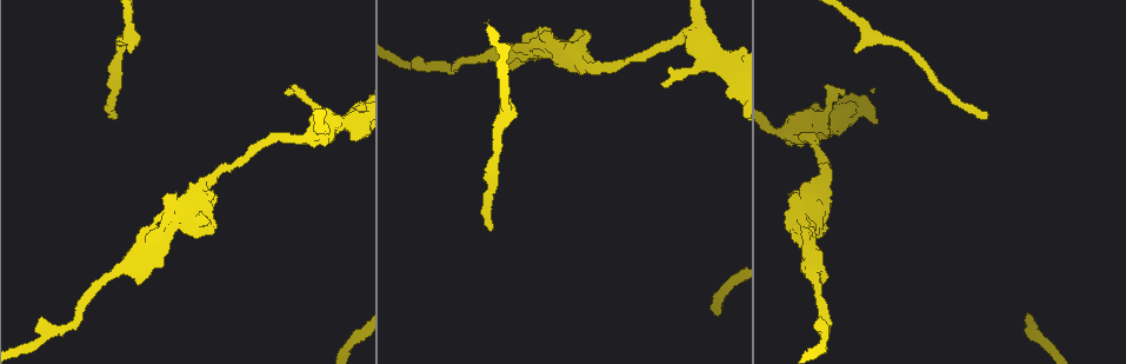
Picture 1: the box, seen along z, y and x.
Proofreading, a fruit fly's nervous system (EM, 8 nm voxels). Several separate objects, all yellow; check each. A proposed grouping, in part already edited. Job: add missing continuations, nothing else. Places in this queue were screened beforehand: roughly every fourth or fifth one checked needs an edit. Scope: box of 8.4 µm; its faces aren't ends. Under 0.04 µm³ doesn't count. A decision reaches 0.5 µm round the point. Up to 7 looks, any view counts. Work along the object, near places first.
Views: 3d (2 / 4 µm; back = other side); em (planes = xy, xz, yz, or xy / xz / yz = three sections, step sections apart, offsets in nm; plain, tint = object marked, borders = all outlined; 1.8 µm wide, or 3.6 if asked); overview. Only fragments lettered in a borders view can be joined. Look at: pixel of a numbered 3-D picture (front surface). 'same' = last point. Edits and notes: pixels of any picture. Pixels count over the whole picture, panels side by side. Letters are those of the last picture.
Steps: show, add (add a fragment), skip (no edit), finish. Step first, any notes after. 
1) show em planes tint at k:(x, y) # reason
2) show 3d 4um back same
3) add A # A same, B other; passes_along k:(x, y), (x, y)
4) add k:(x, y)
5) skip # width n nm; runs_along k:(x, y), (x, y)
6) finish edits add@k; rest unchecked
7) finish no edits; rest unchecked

show 3d 4um at 1:(662, 81) # branch stops here

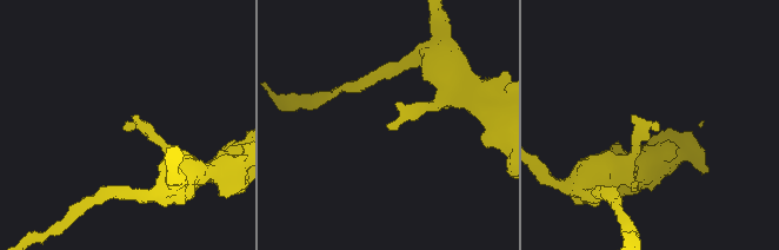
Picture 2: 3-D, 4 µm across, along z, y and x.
show em planes plain at 2:(123, 129)

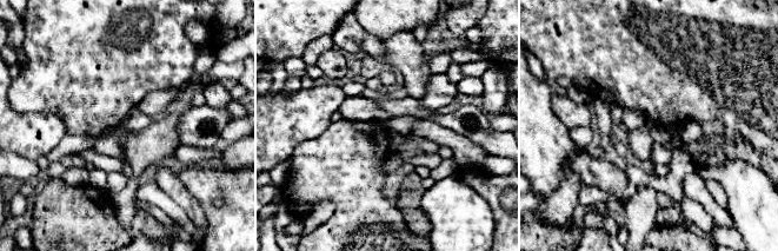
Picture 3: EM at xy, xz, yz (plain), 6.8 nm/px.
show em planes borders same

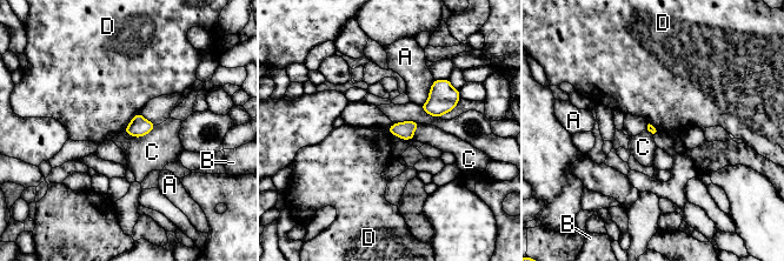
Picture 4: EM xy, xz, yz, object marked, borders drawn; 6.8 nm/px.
skip # longest_contact A 200 nm; A other, B other, C other, D other; none of them fits

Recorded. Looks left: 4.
show 3d 4um at 1:(157, 267) # branch stops here

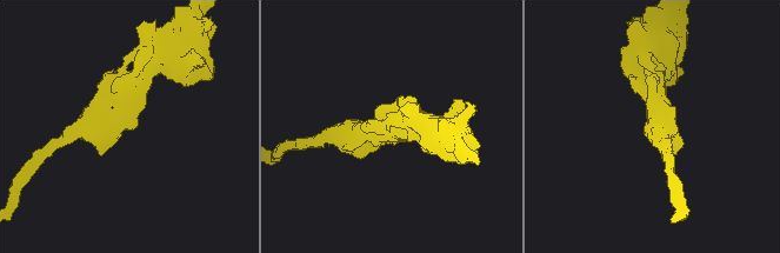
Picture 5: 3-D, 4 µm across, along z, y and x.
show em yz step 4 tint at 5:(129, 128)

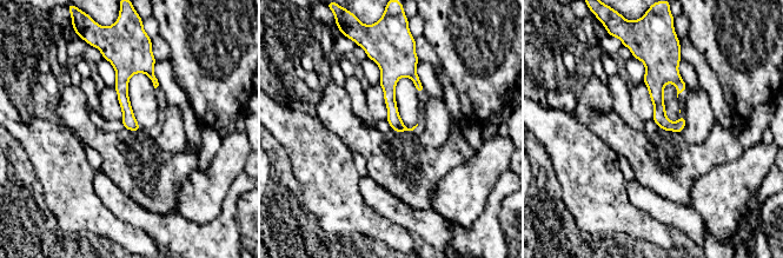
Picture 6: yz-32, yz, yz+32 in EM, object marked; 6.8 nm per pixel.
show em xy step 16 borders same # another direction

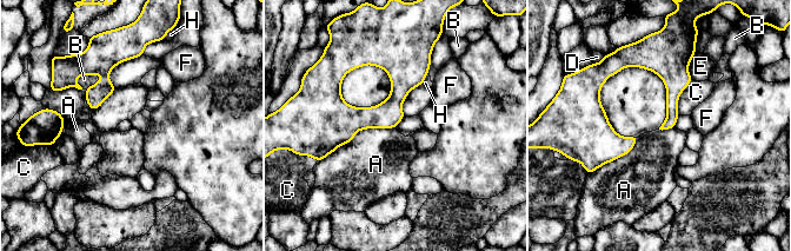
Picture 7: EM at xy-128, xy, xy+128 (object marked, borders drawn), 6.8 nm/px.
skip # longest_contact A 400 nm; A other, B other, C other, D other, E other, F other, H other; border 7:(638, 137), (627, 153), (592, 171); none of them fits

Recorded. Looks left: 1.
finish no edits; rest unchecked

